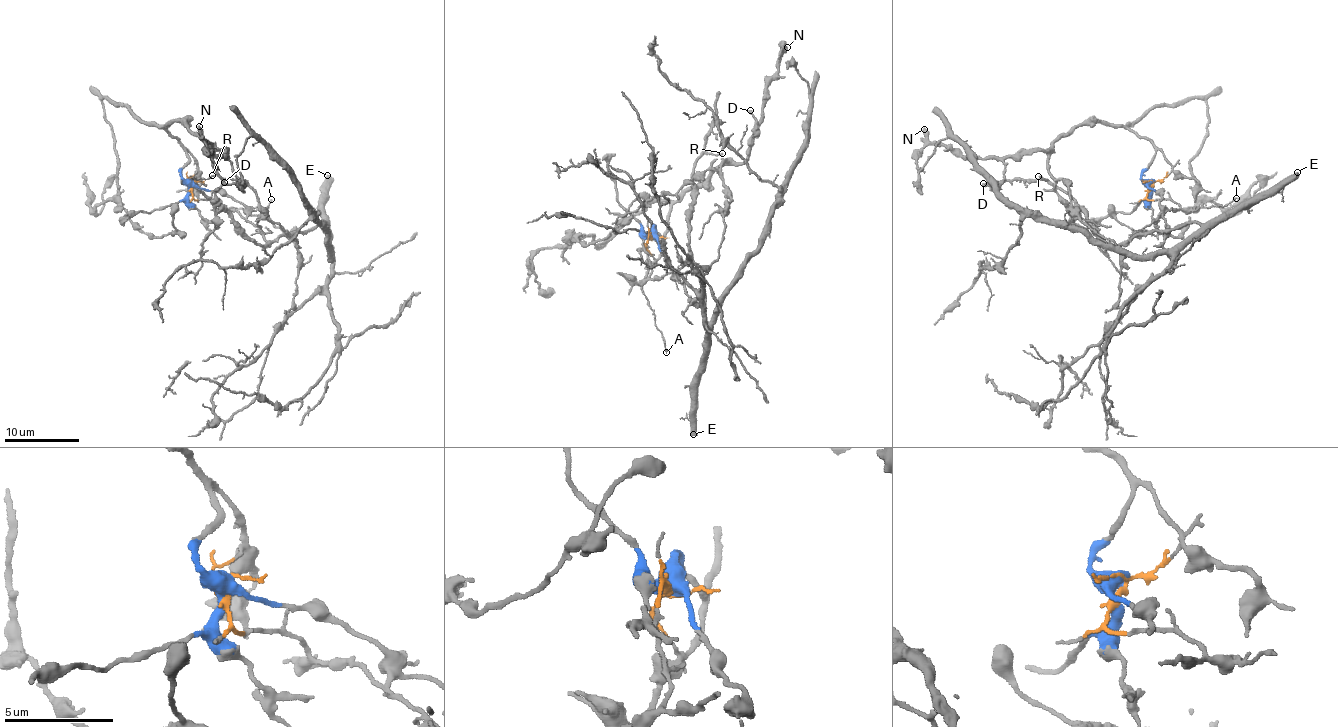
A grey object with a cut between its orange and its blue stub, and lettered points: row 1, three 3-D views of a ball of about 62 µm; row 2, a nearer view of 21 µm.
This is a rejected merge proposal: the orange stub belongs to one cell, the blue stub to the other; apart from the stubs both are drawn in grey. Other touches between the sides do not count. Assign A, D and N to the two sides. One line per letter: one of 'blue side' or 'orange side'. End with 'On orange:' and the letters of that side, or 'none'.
A: orange side
D: blue side
N: blue side
On orange: A

